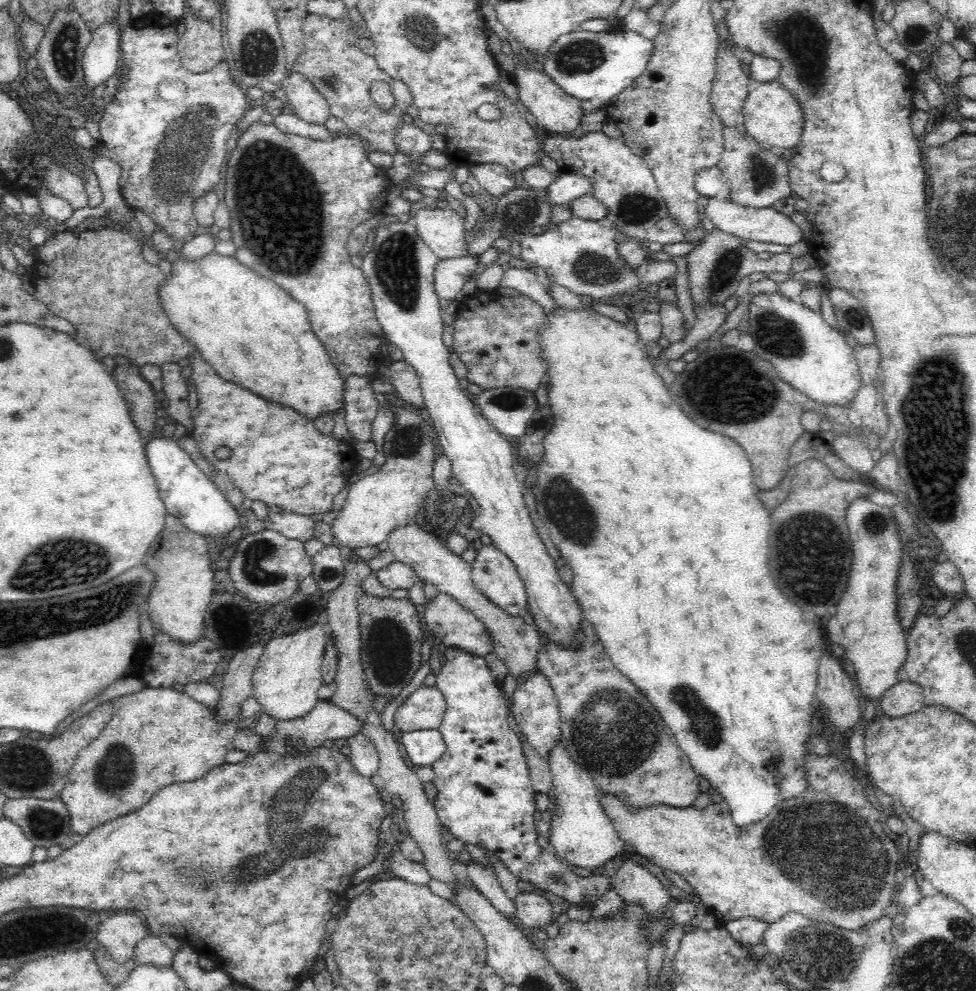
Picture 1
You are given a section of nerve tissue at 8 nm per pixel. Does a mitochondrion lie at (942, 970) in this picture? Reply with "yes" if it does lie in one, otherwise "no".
yes

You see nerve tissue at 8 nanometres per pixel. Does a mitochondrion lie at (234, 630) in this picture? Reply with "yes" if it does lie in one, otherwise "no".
no

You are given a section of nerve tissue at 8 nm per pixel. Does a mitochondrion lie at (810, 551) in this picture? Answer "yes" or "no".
yes

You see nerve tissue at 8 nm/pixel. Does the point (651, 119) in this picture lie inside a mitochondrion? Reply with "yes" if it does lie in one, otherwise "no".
no

